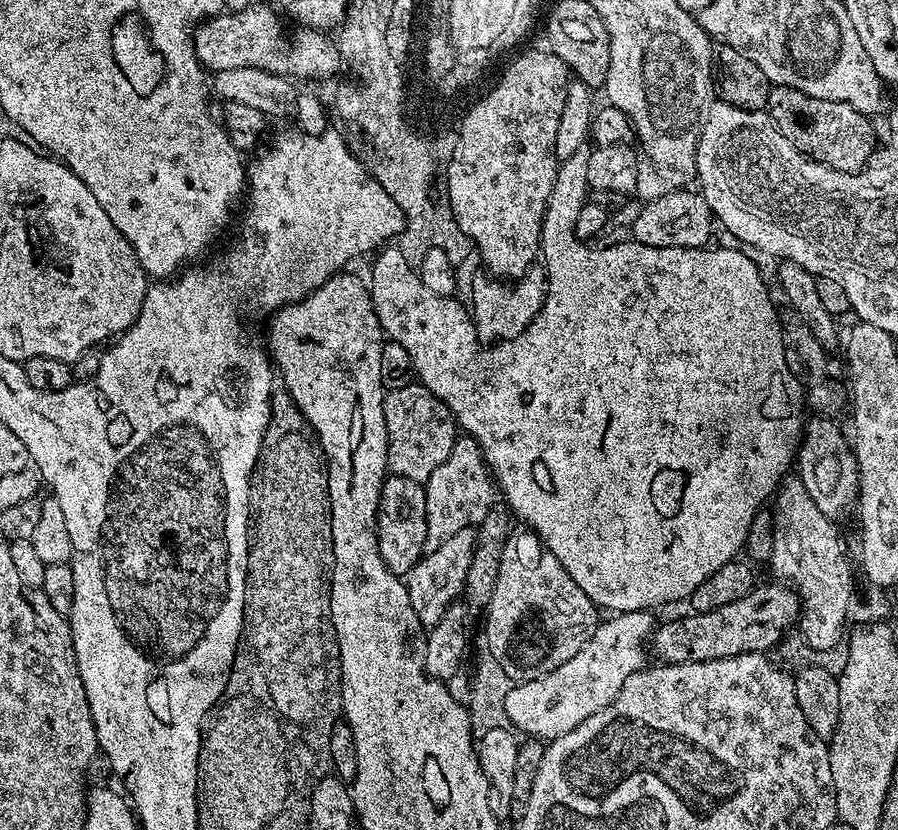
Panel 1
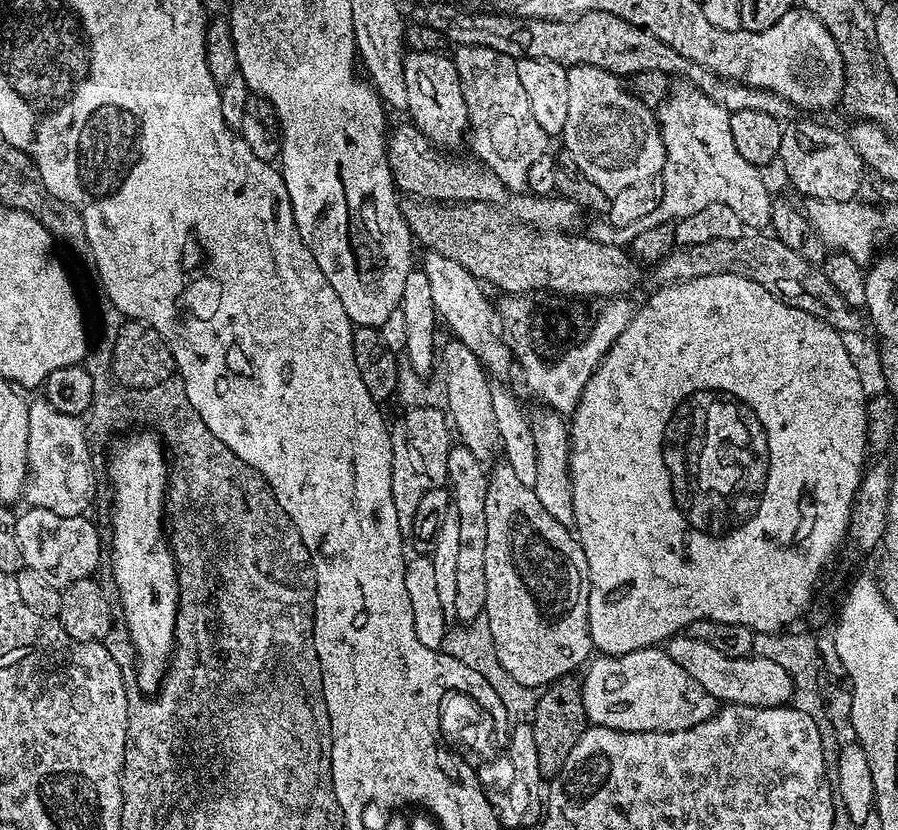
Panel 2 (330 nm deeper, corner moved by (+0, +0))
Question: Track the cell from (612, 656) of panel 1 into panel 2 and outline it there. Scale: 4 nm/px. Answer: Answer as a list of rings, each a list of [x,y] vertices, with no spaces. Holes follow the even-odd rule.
[[[660,646],[621,656],[597,655],[583,672],[582,706],[589,725],[597,728],[619,732],[673,732],[686,730],[718,710],[715,698],[702,690],[702,686]]]

